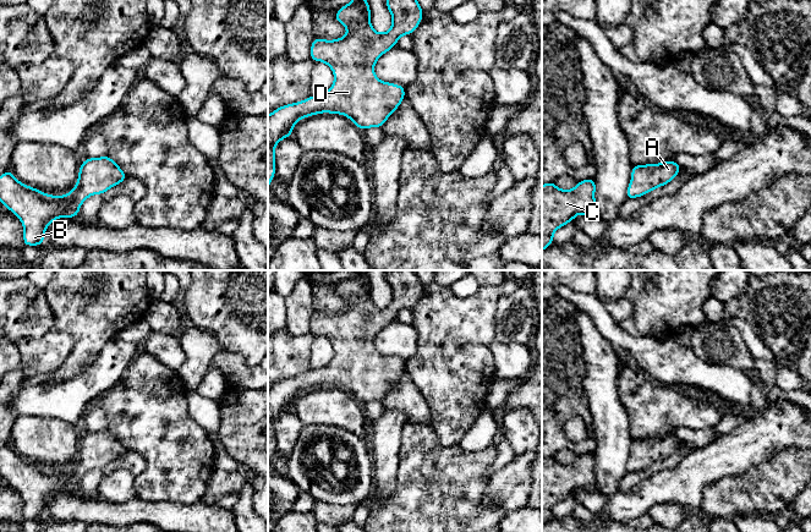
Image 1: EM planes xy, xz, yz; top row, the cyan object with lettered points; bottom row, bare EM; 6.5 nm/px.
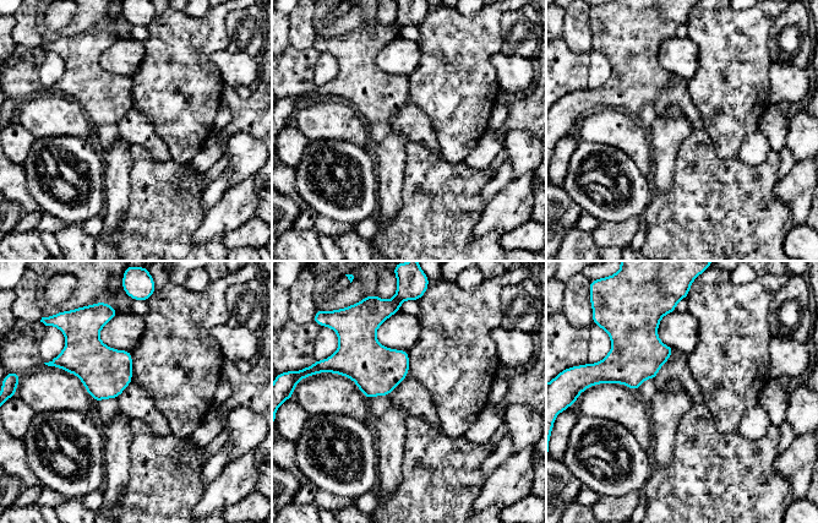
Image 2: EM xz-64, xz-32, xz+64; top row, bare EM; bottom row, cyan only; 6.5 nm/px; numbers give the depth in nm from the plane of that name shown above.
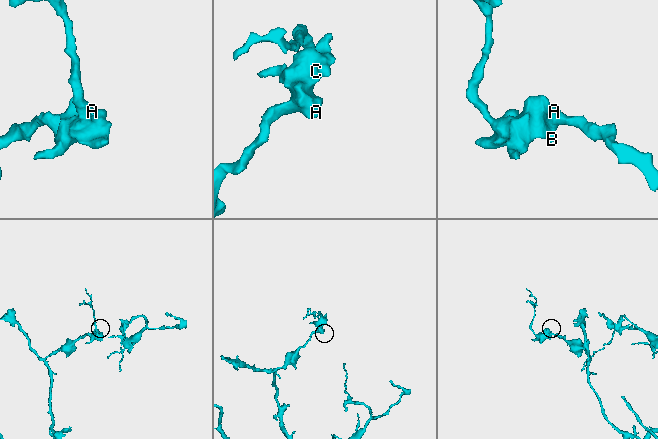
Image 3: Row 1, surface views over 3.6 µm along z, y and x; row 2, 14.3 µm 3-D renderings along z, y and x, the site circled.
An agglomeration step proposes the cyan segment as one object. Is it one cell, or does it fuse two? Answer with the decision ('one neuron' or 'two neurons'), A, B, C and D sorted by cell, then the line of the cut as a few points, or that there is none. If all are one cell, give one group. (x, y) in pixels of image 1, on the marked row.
one neuron | A B C D | no cut

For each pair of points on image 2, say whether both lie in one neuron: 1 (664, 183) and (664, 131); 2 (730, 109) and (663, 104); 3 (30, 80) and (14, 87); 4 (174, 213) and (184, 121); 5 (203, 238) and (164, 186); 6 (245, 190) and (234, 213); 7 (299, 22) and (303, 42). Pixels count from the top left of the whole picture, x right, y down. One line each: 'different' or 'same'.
1: same
2: different
3: same
4: different
5: different
6: same
7: same

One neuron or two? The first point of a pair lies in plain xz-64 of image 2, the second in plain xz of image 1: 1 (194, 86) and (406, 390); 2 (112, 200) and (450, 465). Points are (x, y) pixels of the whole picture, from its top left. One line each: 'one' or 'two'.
1: two
2: two

